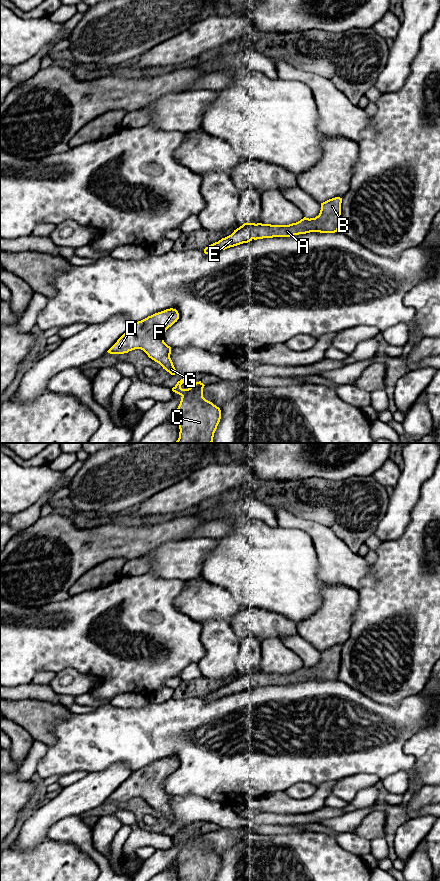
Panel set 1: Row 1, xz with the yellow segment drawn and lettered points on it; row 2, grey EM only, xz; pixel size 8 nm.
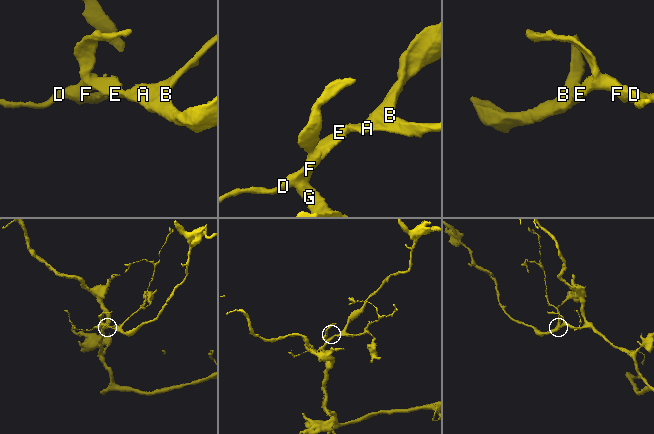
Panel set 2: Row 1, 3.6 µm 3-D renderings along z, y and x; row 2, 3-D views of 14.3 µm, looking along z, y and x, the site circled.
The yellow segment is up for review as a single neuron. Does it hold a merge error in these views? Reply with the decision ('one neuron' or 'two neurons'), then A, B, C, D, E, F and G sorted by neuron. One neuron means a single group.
one neuron; groups A B C D E F G

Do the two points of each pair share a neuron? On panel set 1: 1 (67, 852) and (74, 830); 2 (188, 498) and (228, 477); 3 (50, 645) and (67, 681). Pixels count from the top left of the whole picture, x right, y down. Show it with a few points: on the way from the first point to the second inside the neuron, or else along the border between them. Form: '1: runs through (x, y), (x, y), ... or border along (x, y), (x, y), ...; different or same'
1: border along (49, 839), (74, 843), (90, 856); different
2: runs through (198, 488), (206, 482), (218, 479); same
3: border along (56, 672), (66, 668), (73, 668), (85, 675); different

